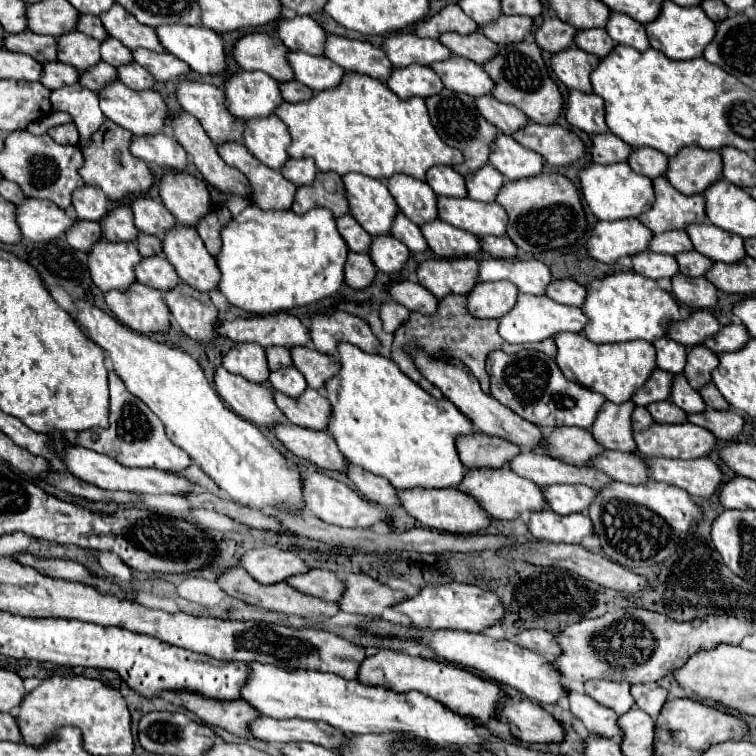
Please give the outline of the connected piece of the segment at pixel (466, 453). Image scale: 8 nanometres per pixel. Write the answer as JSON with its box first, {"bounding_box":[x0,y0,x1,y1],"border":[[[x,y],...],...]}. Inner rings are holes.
{"bounding_box":[458,434,520,470],"border":[[[472,434],[470,438],[460,438],[458,454],[468,470],[472,468],[492,468],[500,470],[508,466],[518,454],[520,448],[512,446],[512,442],[504,442],[502,438],[488,438],[488,434]]]}

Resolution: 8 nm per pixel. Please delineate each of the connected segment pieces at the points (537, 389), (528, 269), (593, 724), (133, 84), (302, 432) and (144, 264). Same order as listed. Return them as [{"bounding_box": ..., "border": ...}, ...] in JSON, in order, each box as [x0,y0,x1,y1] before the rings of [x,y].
[{"bounding_box":[486,350,606,428],"border":[[[520,350],[518,354],[492,352],[486,362],[486,370],[490,374],[492,396],[520,414],[524,420],[540,426],[540,428],[556,428],[556,426],[578,426],[590,428],[606,402],[604,396],[570,382],[560,372],[558,364],[538,350]]]},{"bounding_box":[480,258,552,294],"border":[[[488,258],[480,262],[480,280],[496,282],[508,280],[526,294],[546,294],[548,284],[552,282],[552,272],[540,260],[502,260]]]},{"bounding_box":[566,690,620,742],"border":[[[566,690],[566,698],[570,700],[570,712],[584,722],[588,732],[606,734],[608,738],[616,738],[620,742],[620,728],[616,726],[618,714],[610,708],[604,708],[590,696],[574,690]]]},{"bounding_box":[118,62,154,90],"border":[[[136,62],[134,64],[126,64],[118,68],[118,78],[120,82],[124,82],[126,86],[130,86],[132,90],[152,90],[154,88],[154,76],[148,74],[148,70],[140,68]]]},{"bounding_box":[274,422,348,472],"border":[[[282,422],[274,428],[278,440],[296,456],[316,464],[324,470],[344,472],[348,468],[348,460],[338,450],[334,438],[326,432],[316,432],[308,428],[300,428],[290,422]]]},{"bounding_box":[136,256,180,292],"border":[[[164,256],[142,258],[140,266],[136,266],[136,280],[162,292],[172,290],[180,282],[174,266]]]}]

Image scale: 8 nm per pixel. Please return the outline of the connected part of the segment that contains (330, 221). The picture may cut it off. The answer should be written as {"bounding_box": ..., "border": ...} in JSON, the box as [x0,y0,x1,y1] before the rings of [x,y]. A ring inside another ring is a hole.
{"bounding_box":[216,204,348,314],"border":[[[250,204],[222,230],[222,250],[216,256],[216,262],[222,272],[218,290],[228,298],[230,304],[252,314],[286,312],[334,296],[344,284],[346,258],[348,246],[344,244],[344,238],[336,228],[336,218],[330,210],[314,208],[308,214],[298,216],[292,210],[266,212]]]}

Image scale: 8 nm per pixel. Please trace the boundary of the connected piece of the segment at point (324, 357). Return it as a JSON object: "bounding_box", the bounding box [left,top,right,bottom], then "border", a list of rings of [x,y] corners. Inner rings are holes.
{"bounding_box":[292,348,340,390],"border":[[[292,348],[292,362],[294,366],[304,374],[306,382],[310,388],[314,390],[324,390],[326,382],[340,372],[340,362],[334,356],[328,354],[320,354],[314,348]]]}

